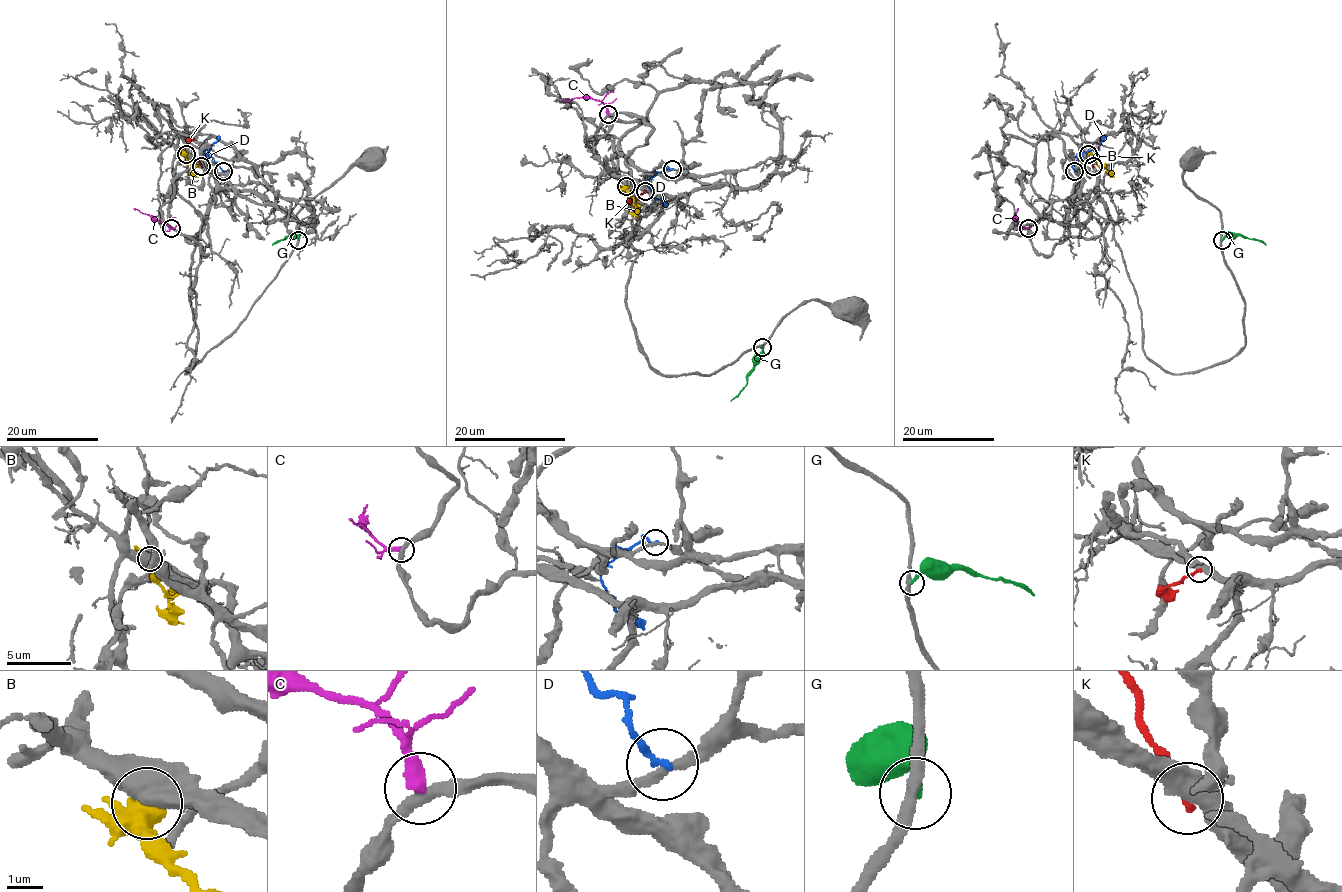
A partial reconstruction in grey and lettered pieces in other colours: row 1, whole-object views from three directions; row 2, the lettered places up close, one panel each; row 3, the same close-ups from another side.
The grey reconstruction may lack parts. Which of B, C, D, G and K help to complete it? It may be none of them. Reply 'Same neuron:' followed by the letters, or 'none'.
Same neuron: none

